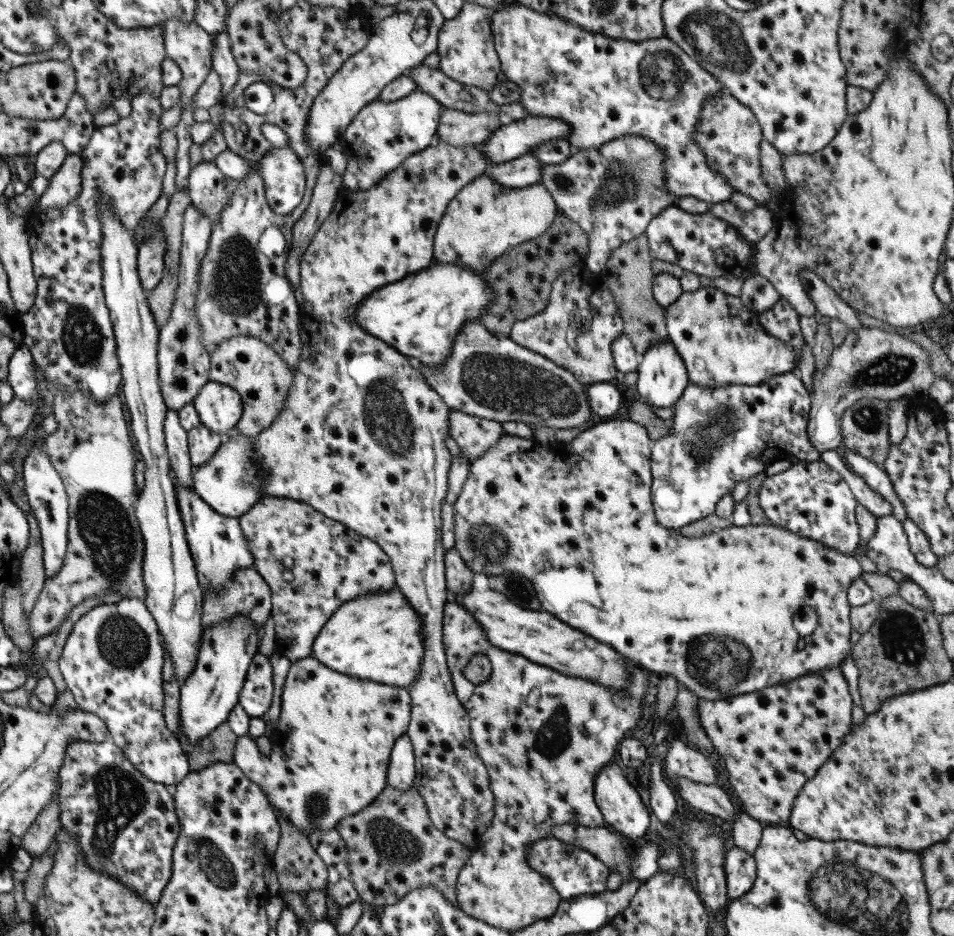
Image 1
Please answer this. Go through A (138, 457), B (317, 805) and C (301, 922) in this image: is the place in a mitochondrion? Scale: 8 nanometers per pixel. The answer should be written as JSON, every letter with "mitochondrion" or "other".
{"A":"other","B":"mitochondrion","C":"other"}

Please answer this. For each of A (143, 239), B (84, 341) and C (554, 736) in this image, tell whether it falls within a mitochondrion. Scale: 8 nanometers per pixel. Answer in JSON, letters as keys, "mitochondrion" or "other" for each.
{"A":"other","B":"mitochondrion","C":"mitochondrion"}

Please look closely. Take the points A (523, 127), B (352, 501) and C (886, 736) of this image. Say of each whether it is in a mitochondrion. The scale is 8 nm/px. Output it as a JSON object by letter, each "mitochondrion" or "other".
{"A":"other","B":"other","C":"other"}

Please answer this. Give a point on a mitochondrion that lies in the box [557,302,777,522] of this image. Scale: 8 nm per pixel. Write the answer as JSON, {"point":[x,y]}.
{"point":[706,439]}

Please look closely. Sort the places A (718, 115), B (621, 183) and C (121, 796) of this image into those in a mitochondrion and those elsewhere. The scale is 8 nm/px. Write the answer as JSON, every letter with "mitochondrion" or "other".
{"A":"other","B":"mitochondrion","C":"mitochondrion"}

